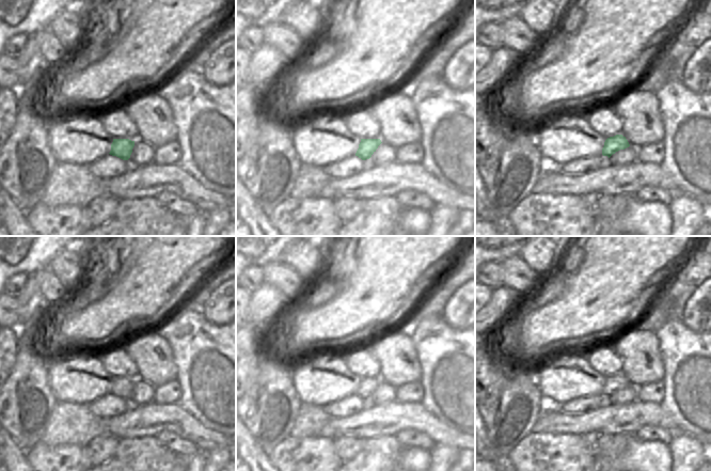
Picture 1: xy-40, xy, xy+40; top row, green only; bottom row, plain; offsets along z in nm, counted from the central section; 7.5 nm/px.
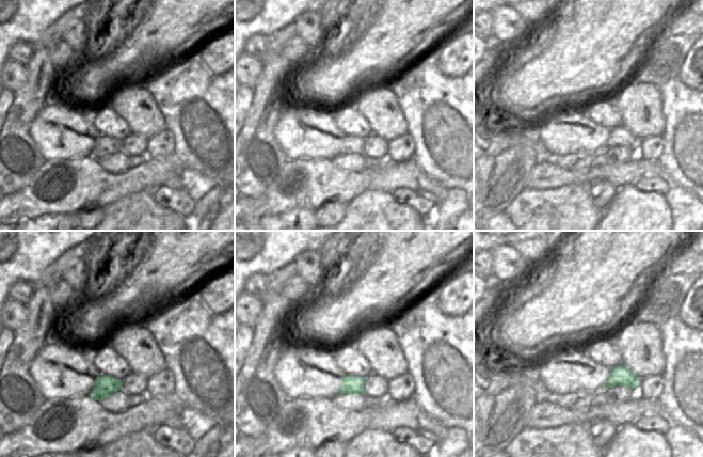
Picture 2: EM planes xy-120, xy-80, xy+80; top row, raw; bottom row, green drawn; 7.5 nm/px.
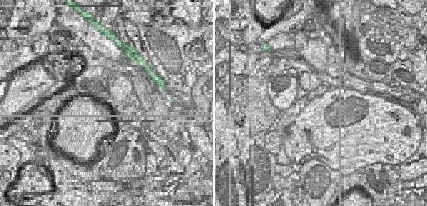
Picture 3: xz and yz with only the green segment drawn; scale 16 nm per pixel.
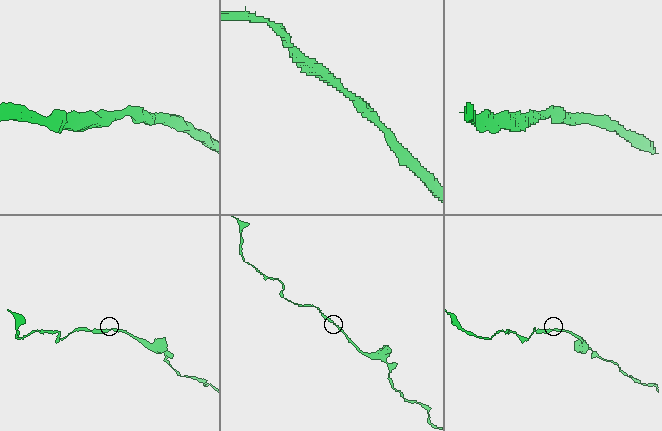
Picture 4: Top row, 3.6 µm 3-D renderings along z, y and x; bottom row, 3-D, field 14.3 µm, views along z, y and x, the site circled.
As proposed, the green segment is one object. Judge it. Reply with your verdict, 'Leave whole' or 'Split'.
Leave whole.

